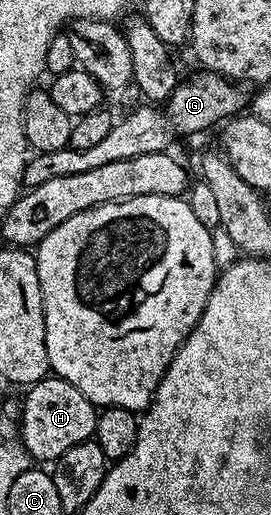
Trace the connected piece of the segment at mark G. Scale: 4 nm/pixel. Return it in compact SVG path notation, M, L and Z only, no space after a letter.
M199 69L190 78L177 81L174 92L164 105L141 104L124 119L113 121L110 133L97 146L82 150L36 152L24 167L24 186L31 188L55 180L58 176L74 176L78 172L90 172L90 168L102 168L102 164L114 164L114 160L130 160L134 156L146 156L150 152L165 153L176 139L192 136L210 126L241 115L250 104L250 94L243 85L233 82L212 70Z

